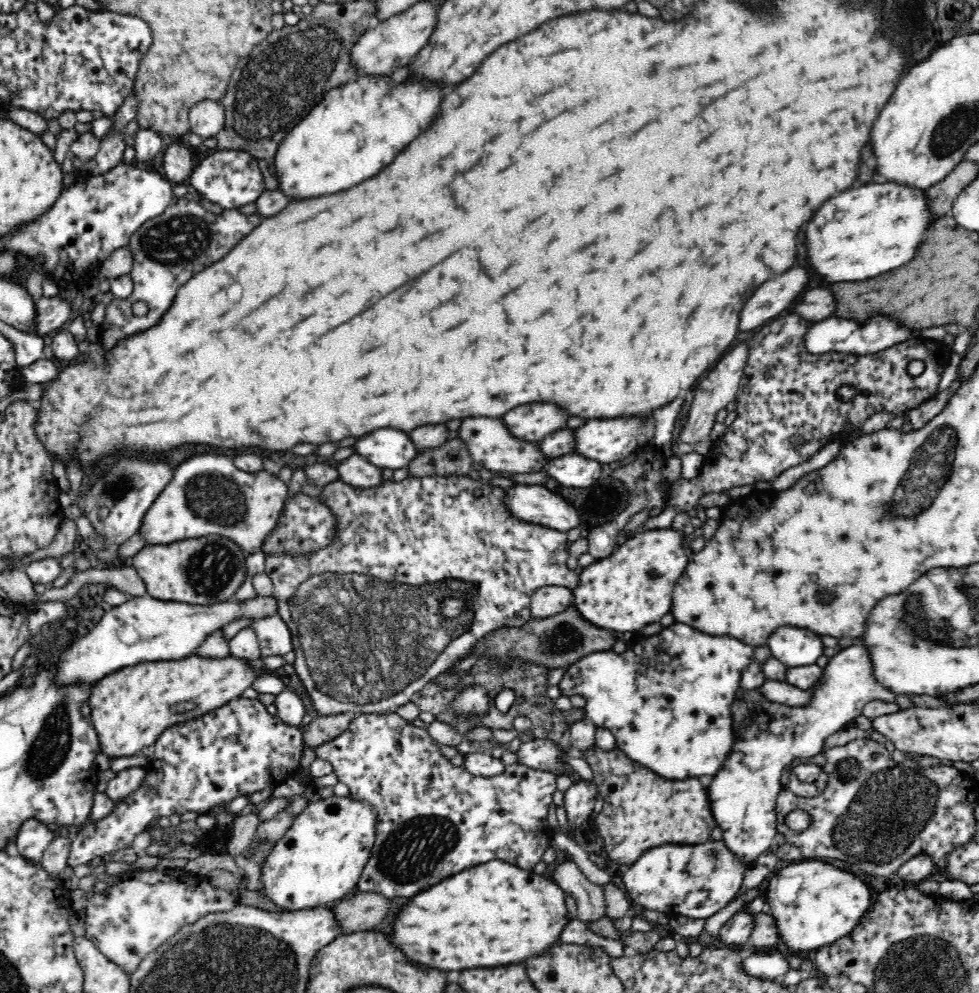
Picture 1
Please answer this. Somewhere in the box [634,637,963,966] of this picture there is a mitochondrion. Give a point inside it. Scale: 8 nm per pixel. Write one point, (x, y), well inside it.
(898, 802)

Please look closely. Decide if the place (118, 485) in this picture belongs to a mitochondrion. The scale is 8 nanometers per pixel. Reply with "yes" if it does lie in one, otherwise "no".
yes

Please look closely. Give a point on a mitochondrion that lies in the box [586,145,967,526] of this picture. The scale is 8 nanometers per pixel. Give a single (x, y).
(913, 489)

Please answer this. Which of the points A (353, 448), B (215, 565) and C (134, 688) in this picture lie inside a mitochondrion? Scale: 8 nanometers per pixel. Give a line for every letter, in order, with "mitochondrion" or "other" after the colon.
A: other
B: mitochondrion
C: other

